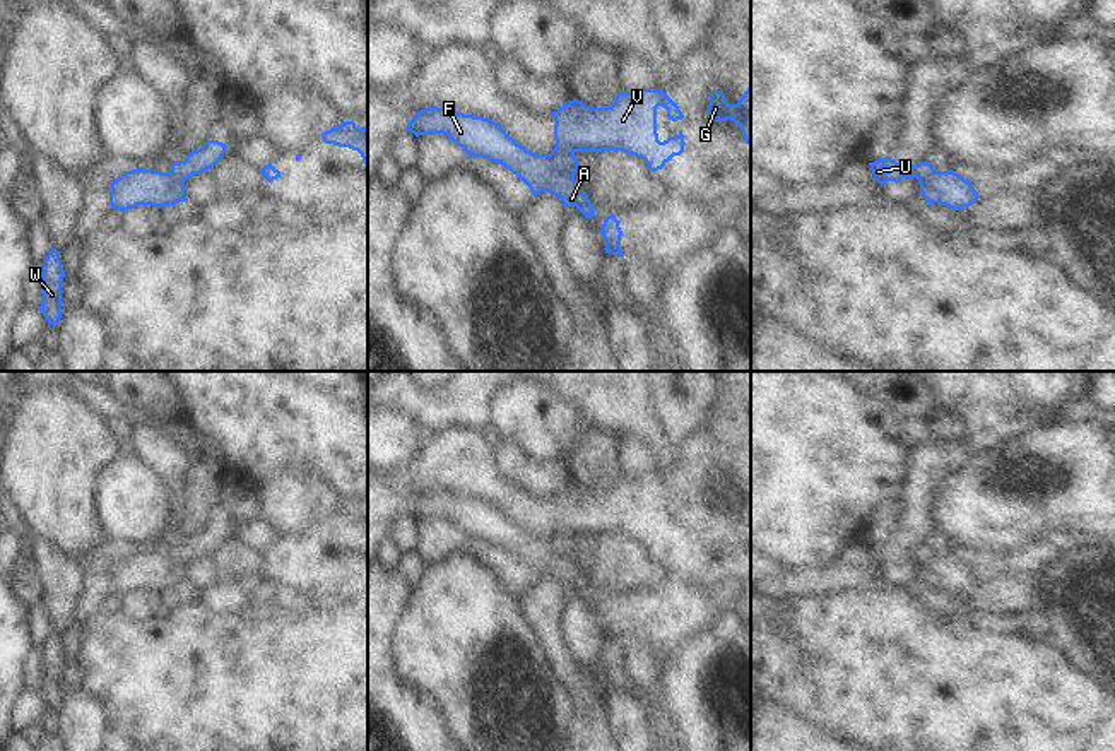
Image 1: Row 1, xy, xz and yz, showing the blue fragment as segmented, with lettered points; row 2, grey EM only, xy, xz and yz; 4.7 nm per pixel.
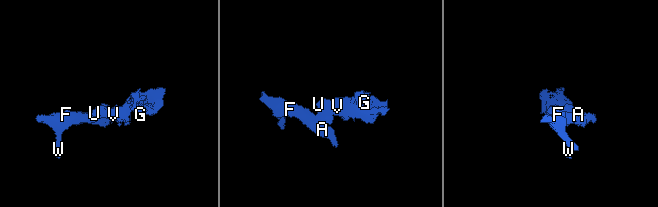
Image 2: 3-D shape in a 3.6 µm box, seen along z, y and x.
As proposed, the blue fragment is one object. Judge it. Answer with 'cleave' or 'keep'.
cleave

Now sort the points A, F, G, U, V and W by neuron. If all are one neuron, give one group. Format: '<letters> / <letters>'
A F W / G U V

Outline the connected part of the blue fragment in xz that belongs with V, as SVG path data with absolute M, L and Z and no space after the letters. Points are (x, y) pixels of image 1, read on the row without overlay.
M660 472L619 476L607 491L590 491L578 482L564 486L549 496L556 505L556 530L551 534L556 551L575 561L576 535L622 534L641 541L650 554L662 553L674 539L684 535L684 518L681 513L675 520L658 523L658 489L667 493L672 505L684 501L677 486Z

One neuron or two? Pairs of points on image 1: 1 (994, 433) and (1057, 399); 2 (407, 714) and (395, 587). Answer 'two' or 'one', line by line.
1: one
2: one

